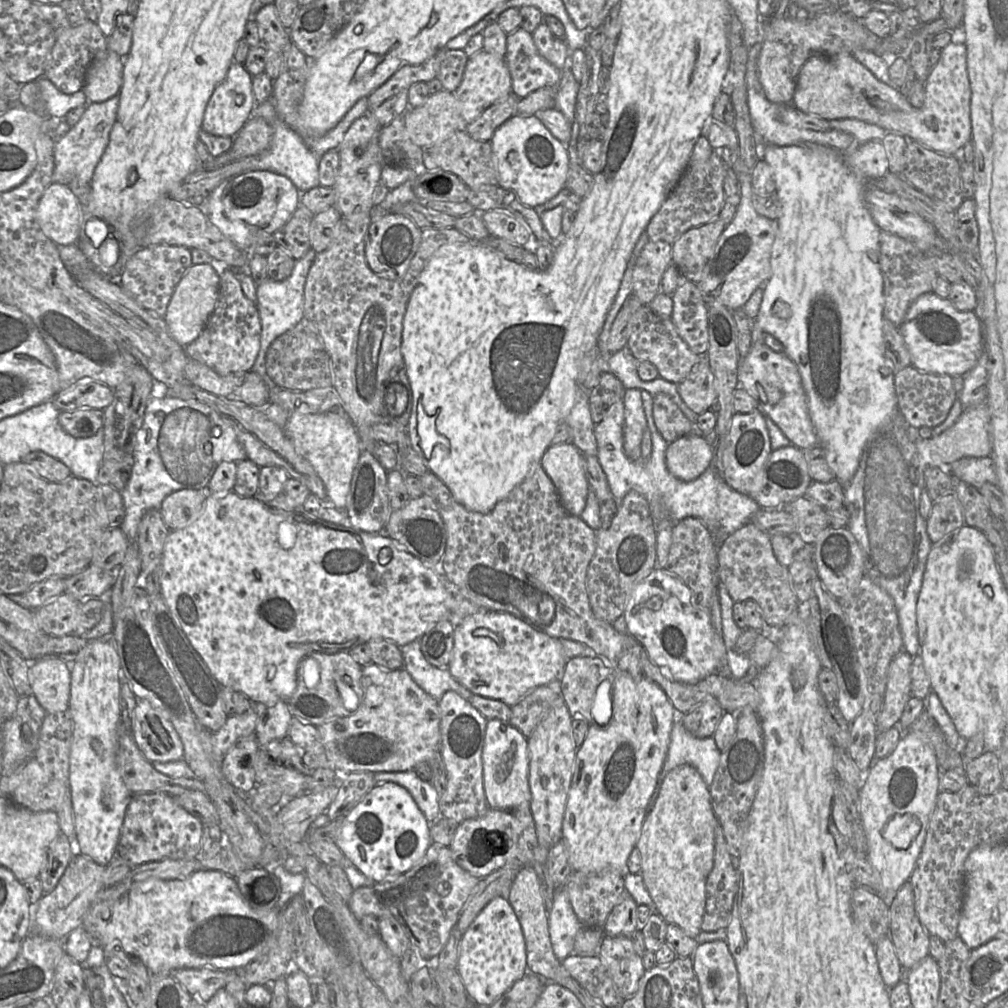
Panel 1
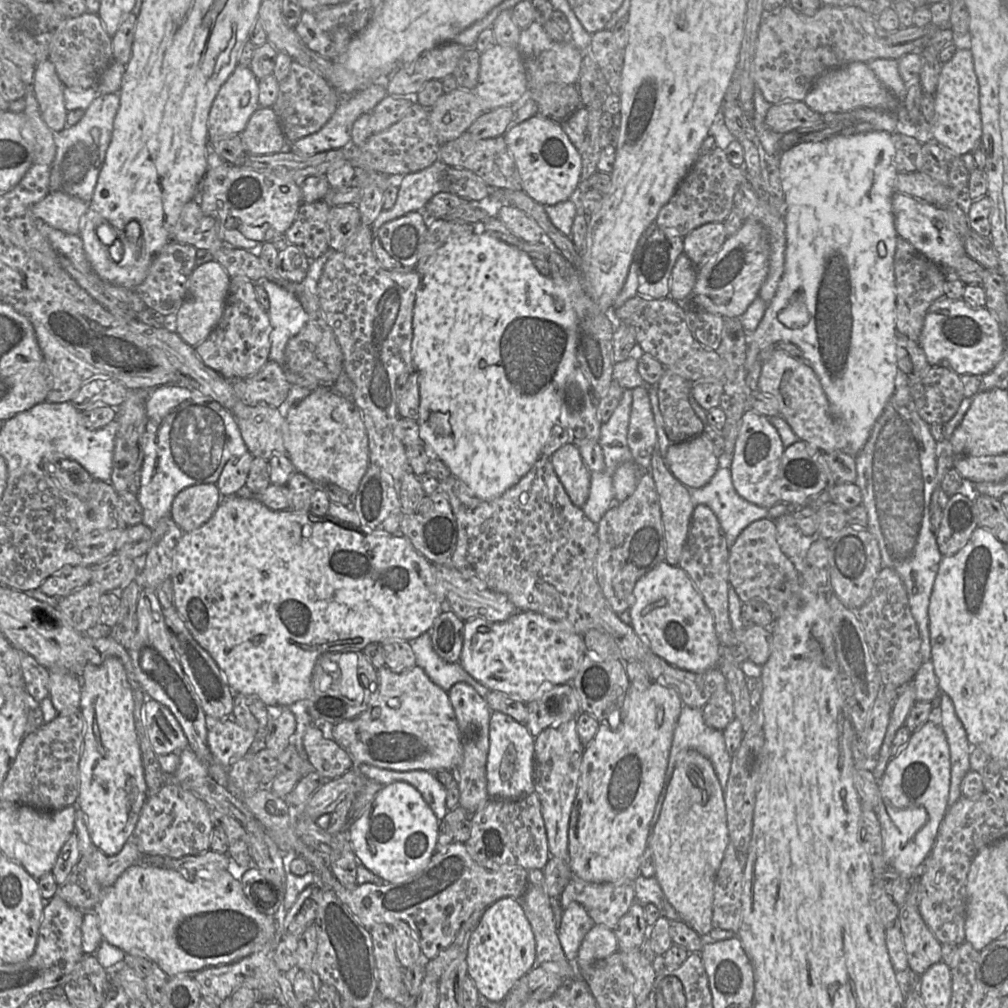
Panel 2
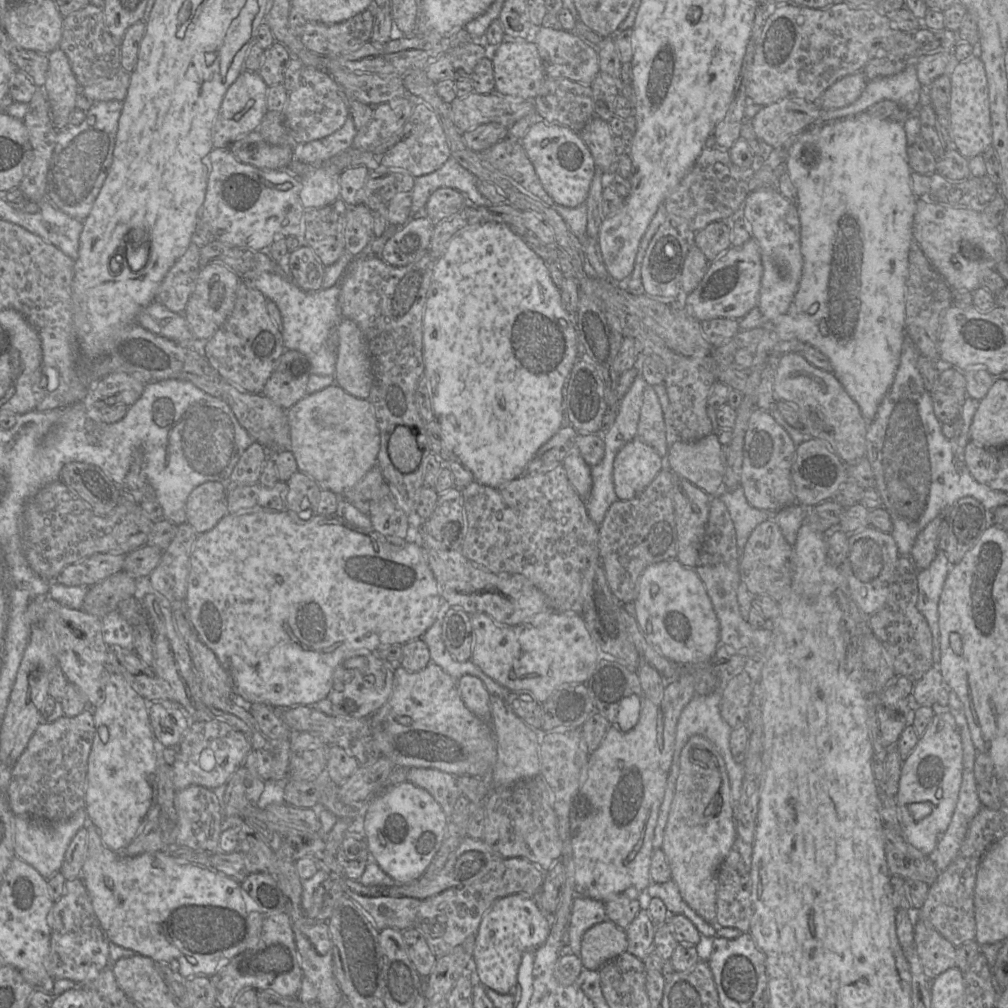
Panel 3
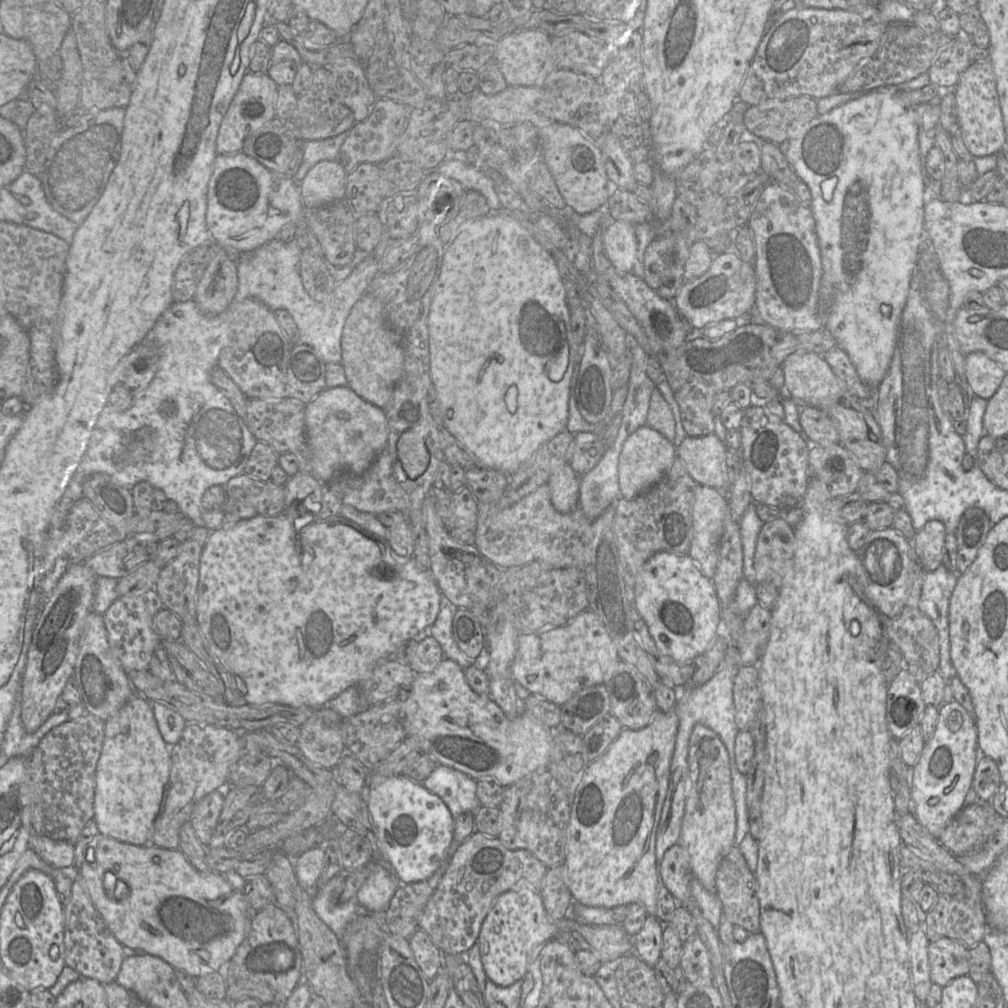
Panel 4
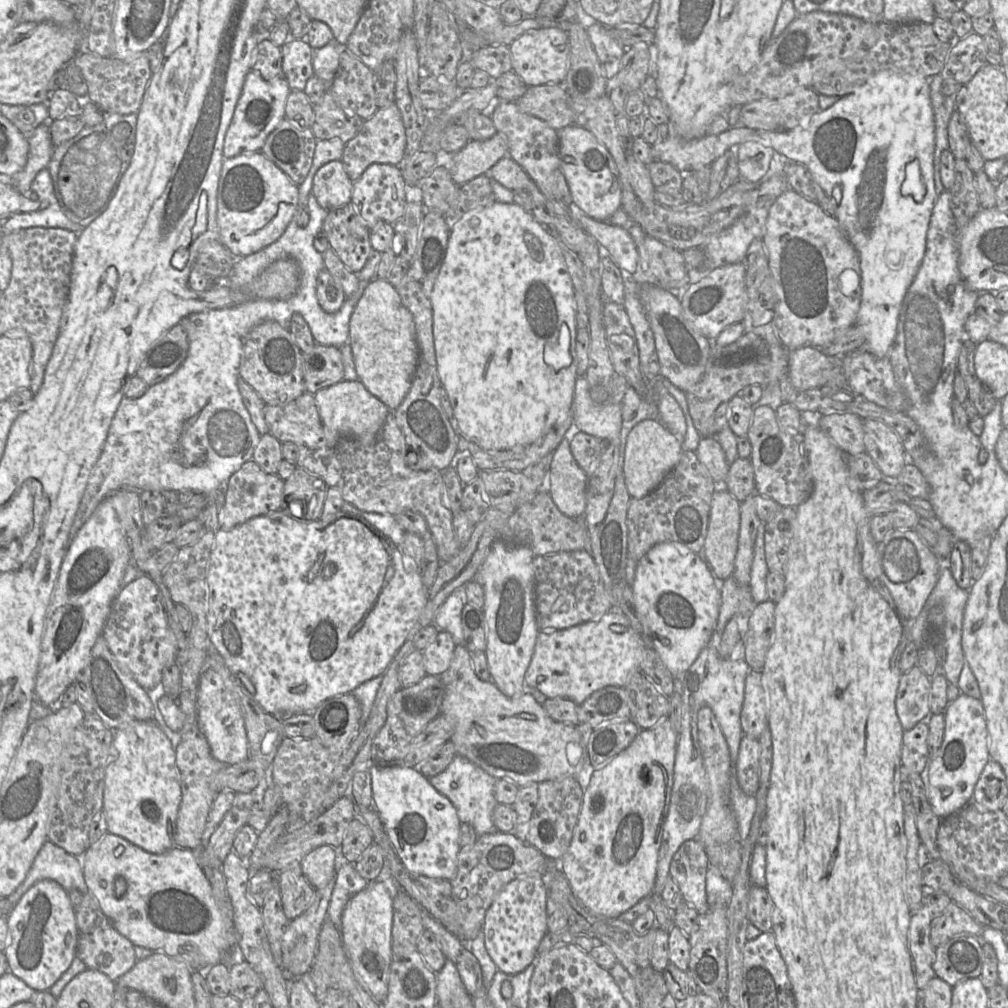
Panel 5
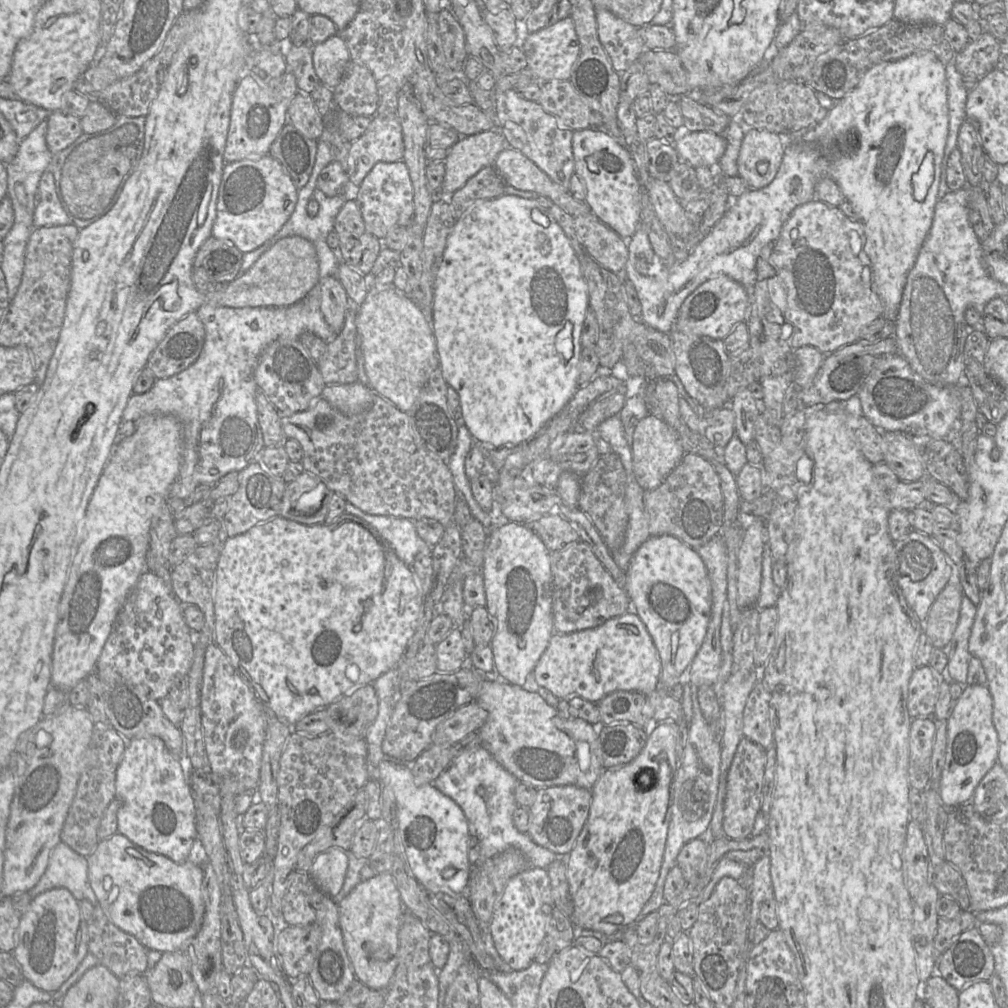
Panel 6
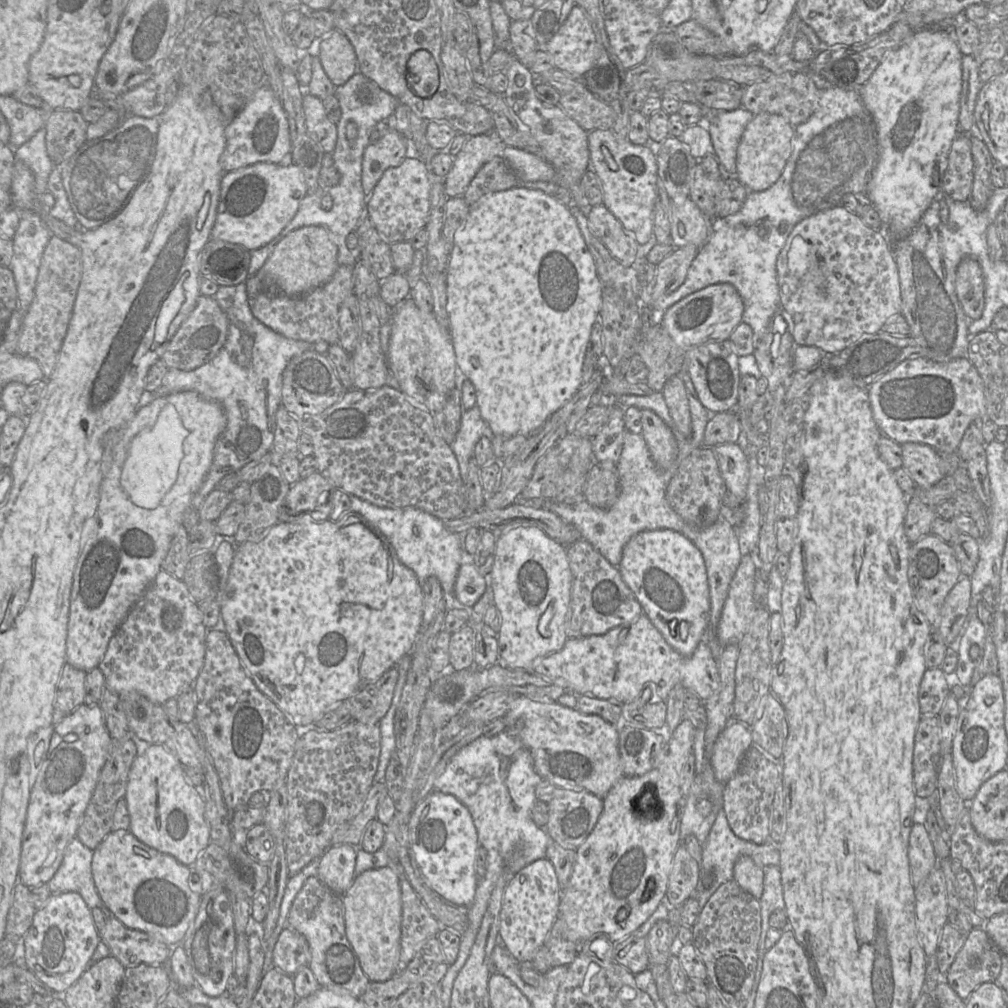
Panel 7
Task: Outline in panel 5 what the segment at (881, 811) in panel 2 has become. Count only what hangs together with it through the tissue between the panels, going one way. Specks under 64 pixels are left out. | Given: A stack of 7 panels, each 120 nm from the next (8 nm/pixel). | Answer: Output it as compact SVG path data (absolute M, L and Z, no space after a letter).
M960 694L955 701L947 705L944 716L943 742L936 752L930 754L927 765L921 773L932 810L941 820L972 802L976 783L991 759L986 716L981 699Z

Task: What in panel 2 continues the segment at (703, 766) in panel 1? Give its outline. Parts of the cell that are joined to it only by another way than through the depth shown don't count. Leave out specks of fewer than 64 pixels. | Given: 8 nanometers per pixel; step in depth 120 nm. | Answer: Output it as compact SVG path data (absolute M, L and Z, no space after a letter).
M683 706L679 715L677 725L674 730L673 741L670 749L669 760L668 760L668 765L665 772L662 790L658 797L654 814L650 822L650 836L655 824L658 821L661 808L667 793L668 785L672 778L672 774L677 761L678 754L685 749L694 749L699 753L701 753L703 756L705 756L707 759L709 759L715 769L715 772L717 774L717 777L723 789L727 784L730 768L731 768L731 756L726 750L723 732L720 730L711 728L705 724L701 709L692 708L689 706Z

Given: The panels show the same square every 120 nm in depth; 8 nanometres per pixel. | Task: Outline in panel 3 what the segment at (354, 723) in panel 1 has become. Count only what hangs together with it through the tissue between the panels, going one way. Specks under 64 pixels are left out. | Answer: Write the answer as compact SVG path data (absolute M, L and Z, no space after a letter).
M432 661L424 669L417 672L410 672L402 667L396 668L394 670L393 688L390 698L383 706L367 716L370 717L373 740L377 749L380 751L382 756L388 757L396 766L435 768L450 773L453 776L469 775L481 777L482 779L490 782L490 774L497 757L497 742L493 727L491 723L485 722L475 716L465 706L458 690L458 680L452 678L449 674L443 671L441 667Z

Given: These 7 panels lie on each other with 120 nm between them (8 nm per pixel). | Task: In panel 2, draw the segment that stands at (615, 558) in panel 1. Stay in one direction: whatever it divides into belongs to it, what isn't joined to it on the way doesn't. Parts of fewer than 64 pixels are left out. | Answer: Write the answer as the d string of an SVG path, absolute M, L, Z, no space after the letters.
M642 472L635 491L623 502L615 502L597 526L596 579L611 608L619 614L631 607L633 589L640 577L665 561L661 507L651 473Z

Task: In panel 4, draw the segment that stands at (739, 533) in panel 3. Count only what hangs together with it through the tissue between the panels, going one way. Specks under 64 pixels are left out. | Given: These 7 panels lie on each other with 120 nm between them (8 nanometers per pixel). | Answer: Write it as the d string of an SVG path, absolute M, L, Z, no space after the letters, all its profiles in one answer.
M751 502L746 508L741 520L737 522L740 528L743 553L743 576L749 583L756 585L756 572L754 569L754 554L758 534L765 523L757 512L755 502Z

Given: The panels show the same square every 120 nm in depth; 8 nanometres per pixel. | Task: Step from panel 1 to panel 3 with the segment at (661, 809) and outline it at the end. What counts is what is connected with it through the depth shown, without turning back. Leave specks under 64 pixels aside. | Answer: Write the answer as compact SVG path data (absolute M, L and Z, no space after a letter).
M694 735L685 744L680 755L680 772L661 850L666 856L672 881L678 886L682 899L696 914L714 926L718 926L716 922L717 871L734 848L736 838L731 787L725 761L710 740L702 735Z

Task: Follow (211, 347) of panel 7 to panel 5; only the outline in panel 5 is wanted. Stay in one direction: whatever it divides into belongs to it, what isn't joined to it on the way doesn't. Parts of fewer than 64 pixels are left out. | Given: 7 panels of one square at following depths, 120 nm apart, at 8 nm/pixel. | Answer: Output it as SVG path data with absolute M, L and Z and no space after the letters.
M178 323L151 344L134 375L148 387L157 384L179 368L186 359L188 350L187 333Z

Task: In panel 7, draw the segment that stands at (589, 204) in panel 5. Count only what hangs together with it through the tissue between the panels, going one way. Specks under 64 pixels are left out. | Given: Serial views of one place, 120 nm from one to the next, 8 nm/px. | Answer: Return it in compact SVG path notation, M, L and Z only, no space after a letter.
M611 129L588 132L589 170L599 178L603 205L621 222L638 244L647 243L653 233L654 205L657 196L656 155L647 145L635 145L618 139Z

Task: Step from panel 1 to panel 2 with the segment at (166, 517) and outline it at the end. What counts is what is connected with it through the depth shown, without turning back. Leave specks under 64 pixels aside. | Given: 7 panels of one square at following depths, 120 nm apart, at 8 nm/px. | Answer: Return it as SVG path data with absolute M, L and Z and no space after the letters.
M215 483L193 485L175 496L170 516L183 532L191 532L212 517L221 500Z

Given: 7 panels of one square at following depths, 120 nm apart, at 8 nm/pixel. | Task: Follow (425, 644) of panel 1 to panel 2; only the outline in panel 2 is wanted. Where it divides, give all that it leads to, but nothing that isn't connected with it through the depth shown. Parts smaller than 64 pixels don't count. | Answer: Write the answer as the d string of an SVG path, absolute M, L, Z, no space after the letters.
M443 612L427 632L435 653L448 663L460 660L464 623L454 612Z

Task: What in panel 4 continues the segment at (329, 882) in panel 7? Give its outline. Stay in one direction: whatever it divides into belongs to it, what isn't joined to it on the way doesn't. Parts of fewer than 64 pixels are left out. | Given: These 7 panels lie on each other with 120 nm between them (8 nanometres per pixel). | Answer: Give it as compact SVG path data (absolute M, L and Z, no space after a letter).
M315 846L294 859L293 866L299 884L307 892L318 891L319 881L324 866L324 846Z

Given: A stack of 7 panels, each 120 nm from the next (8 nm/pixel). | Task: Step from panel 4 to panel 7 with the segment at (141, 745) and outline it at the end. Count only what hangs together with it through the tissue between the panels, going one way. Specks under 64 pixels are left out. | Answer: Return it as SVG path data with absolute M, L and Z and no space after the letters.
M149 743L150 746L148 749L142 754L137 755L134 759L132 766L129 771L128 776L128 783L127 783L127 789L124 799L127 802L127 808L130 815L130 827L129 831L142 843L145 845L158 850L161 853L168 854L172 857L174 857L179 863L181 863L184 866L192 867L198 856L207 848L207 846L211 843L210 842L210 827L208 822L205 819L205 801L204 799L199 795L196 788L193 786L193 784L188 781L187 777L184 774L183 766L179 762L176 756L174 756L169 750L167 750L163 745L159 744L153 744Z

